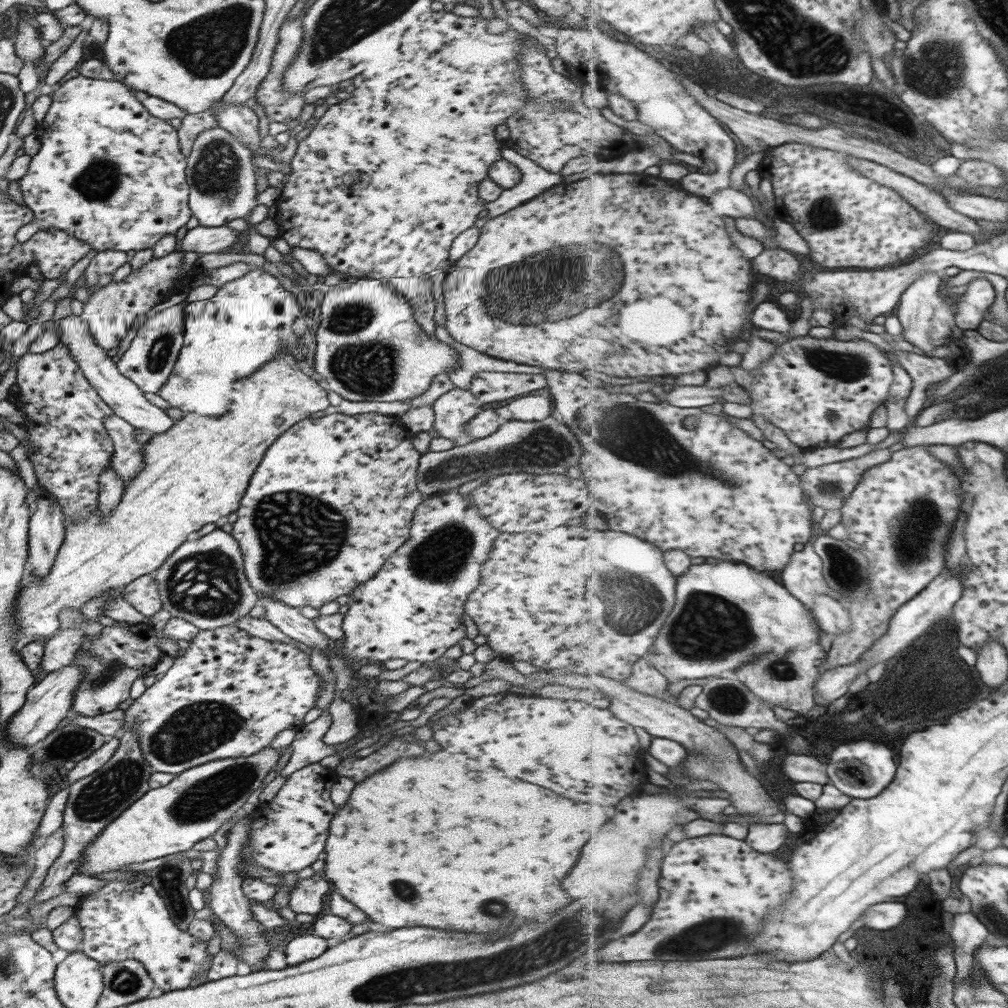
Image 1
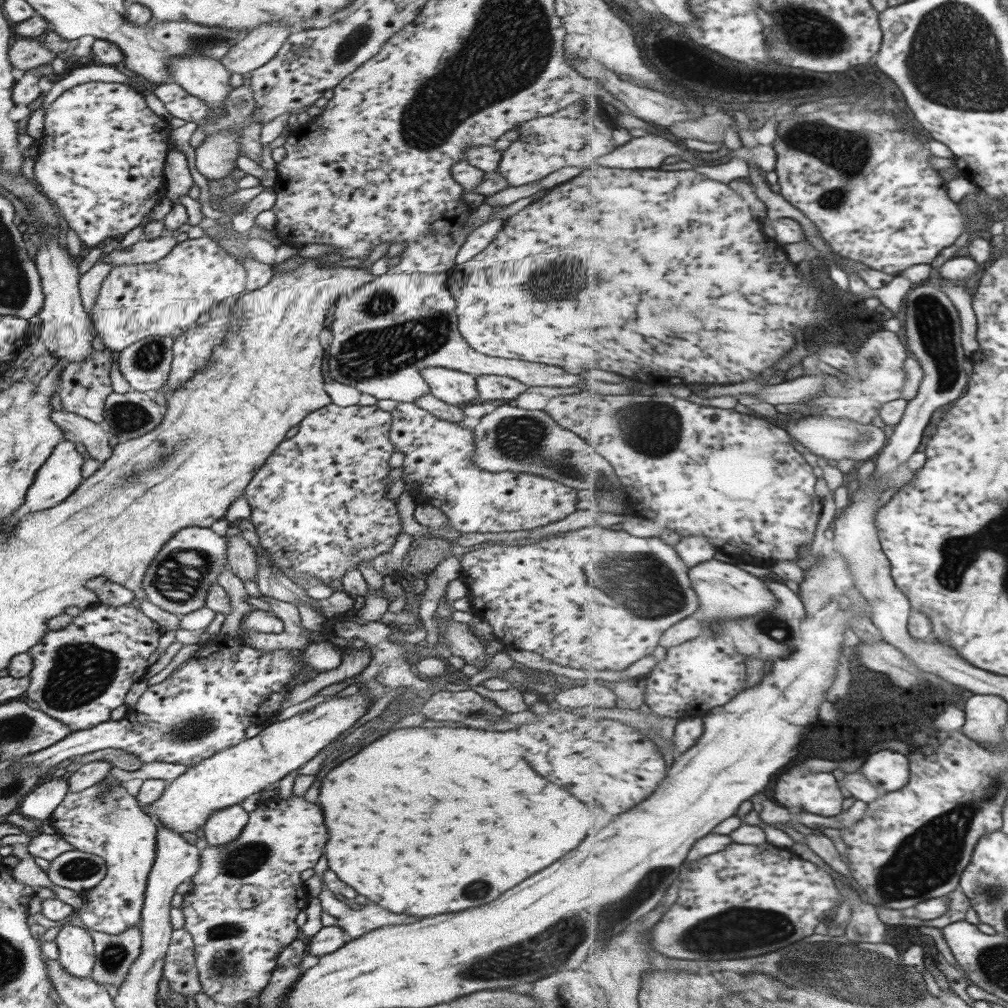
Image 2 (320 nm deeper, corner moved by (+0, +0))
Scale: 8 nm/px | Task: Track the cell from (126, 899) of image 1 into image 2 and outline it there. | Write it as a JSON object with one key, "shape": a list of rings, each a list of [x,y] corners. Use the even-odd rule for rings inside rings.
{"shape":[[[102,779],[79,792],[67,791],[63,800],[47,818],[54,828],[55,834],[60,835],[67,844],[71,844],[79,852],[99,856],[106,864],[106,875],[103,880],[93,888],[79,893],[82,903],[75,912],[78,914],[81,924],[84,924],[85,928],[89,928],[89,930],[114,935],[123,929],[137,927],[140,922],[146,878],[155,858],[156,825],[155,821],[143,812],[142,806],[137,806],[137,804],[136,798],[125,791],[121,782],[112,783]]]}

